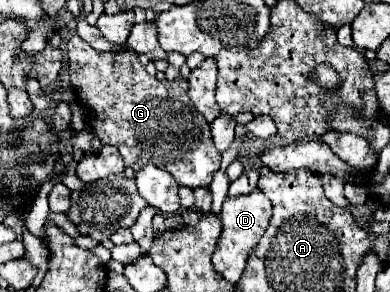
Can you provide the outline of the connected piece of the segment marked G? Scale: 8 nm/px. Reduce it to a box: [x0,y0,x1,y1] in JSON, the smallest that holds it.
[66,36,220,188]

